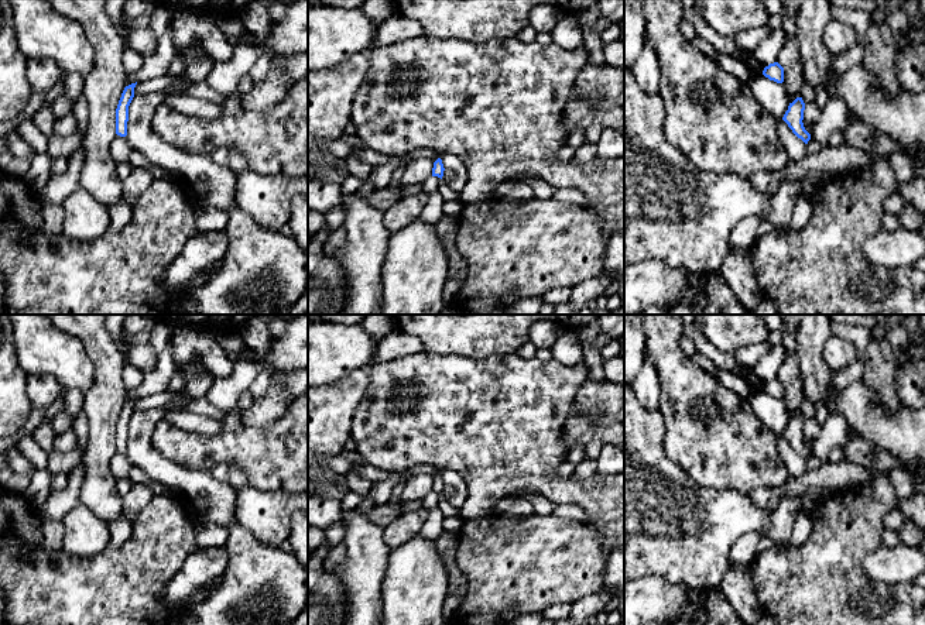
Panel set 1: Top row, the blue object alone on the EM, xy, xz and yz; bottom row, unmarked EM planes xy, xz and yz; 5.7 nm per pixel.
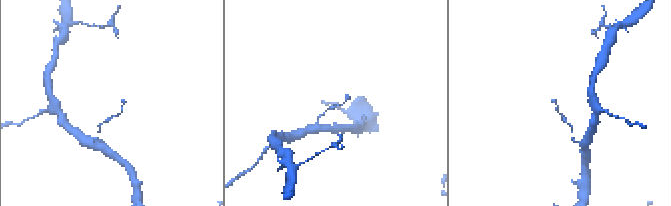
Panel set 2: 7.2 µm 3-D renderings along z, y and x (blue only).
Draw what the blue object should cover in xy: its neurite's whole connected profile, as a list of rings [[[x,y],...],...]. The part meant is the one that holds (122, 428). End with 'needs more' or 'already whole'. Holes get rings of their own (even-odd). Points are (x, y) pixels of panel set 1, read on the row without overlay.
[[[137,398],[124,403],[116,425],[116,450],[120,453],[127,451],[129,422],[134,413],[136,401]]]; already whole

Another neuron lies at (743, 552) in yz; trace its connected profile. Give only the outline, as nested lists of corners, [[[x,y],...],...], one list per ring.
[[[757,532],[743,535],[732,547],[729,564],[748,567],[756,559],[760,538]]]

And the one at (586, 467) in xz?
[[[583,459],[575,468],[572,477],[586,480],[597,471],[597,460]]]

